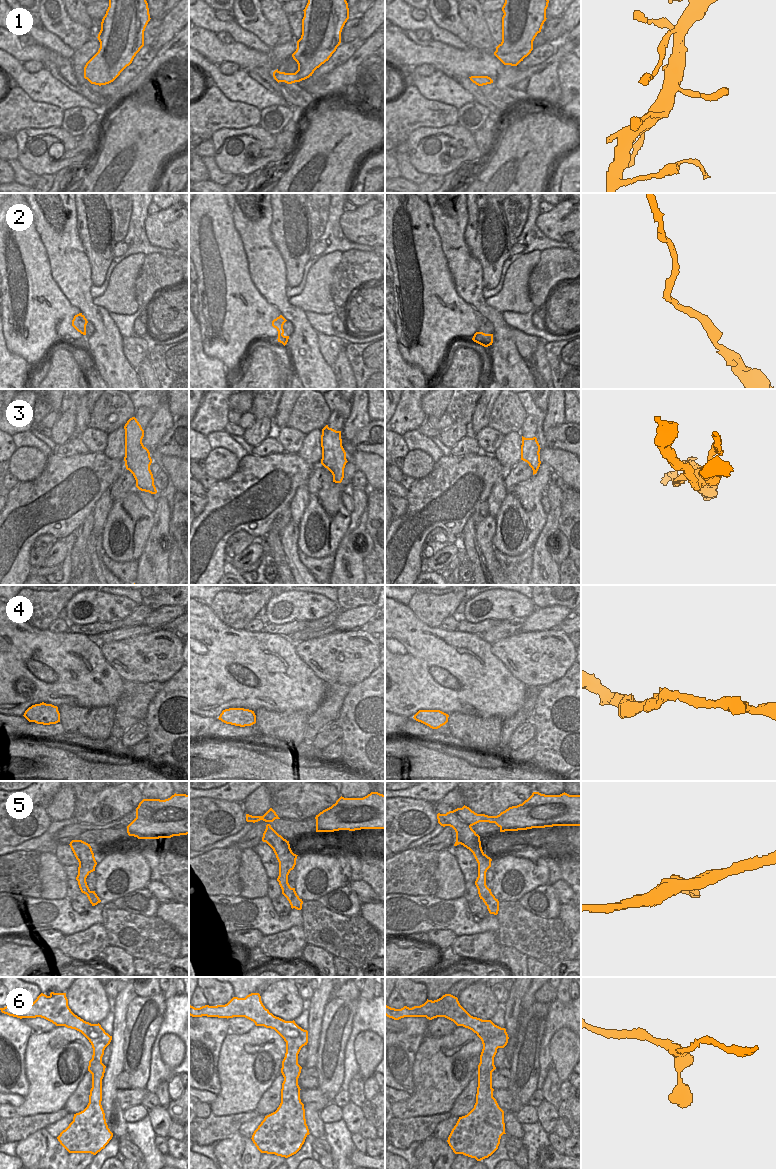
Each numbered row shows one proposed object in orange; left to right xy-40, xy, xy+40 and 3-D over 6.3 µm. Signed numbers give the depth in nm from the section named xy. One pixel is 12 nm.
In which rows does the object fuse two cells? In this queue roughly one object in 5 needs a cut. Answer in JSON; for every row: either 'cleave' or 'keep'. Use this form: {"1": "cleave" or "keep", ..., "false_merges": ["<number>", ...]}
{"1": "keep", "2": "keep", "3": "cleave", "4": "keep", "5": "cleave", "6": "keep", "false_merges": ["3", "5"]}

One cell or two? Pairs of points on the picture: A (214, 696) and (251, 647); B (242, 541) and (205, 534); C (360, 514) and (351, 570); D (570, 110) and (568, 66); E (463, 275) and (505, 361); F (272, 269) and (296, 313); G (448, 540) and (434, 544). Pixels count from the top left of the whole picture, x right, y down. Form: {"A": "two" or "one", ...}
{"A": "one", "B": "two", "C": "one", "D": "one", "E": "one", "F": "one", "G": "one"}

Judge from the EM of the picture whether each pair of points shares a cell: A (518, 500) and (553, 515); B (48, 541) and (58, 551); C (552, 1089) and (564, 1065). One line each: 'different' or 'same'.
A: different
B: different
C: different

